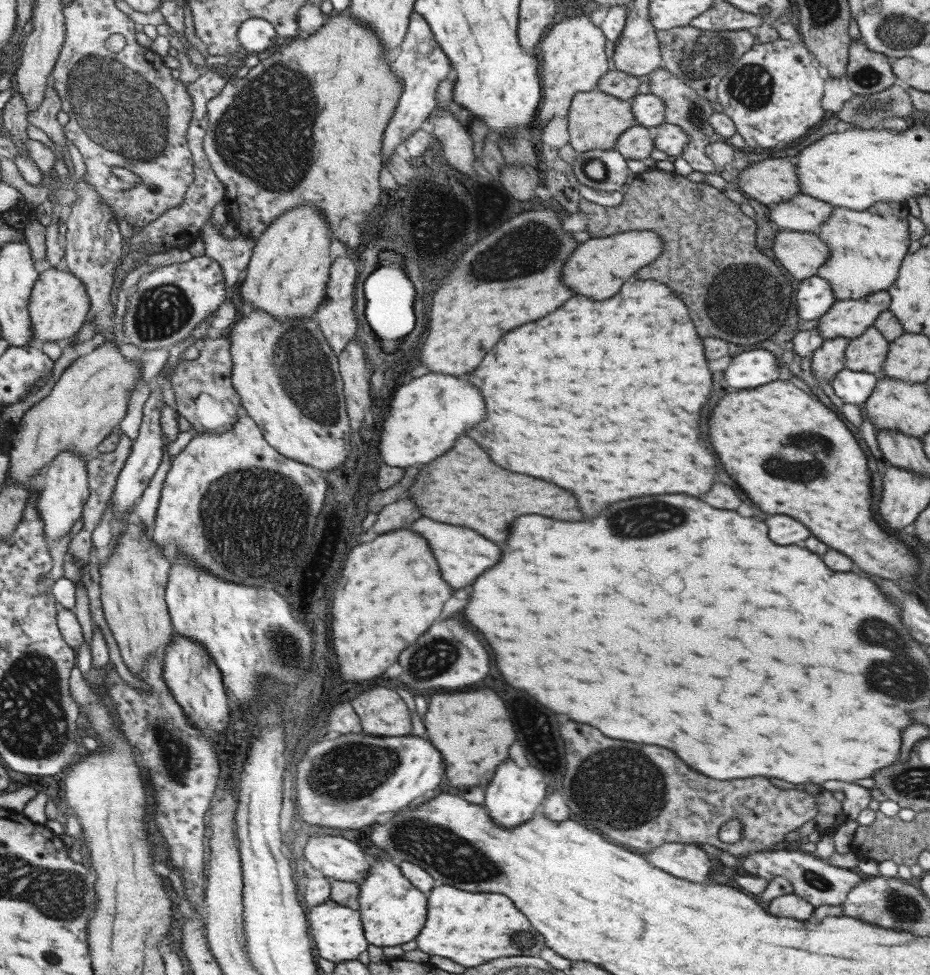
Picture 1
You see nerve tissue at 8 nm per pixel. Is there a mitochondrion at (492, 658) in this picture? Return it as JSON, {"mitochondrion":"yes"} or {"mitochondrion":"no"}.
{"mitochondrion":"no"}

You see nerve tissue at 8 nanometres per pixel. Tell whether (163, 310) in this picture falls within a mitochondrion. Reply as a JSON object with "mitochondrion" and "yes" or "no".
{"mitochondrion":"yes"}

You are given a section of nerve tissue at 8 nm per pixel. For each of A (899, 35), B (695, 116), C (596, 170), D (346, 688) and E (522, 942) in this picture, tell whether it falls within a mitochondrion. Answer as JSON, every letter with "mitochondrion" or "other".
{"A":"mitochondrion","B":"mitochondrion","C":"mitochondrion","D":"other","E":"mitochondrion"}

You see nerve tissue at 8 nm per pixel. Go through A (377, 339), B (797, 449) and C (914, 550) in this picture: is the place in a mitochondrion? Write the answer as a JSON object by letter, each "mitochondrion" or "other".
{"A":"other","B":"mitochondrion","C":"other"}

